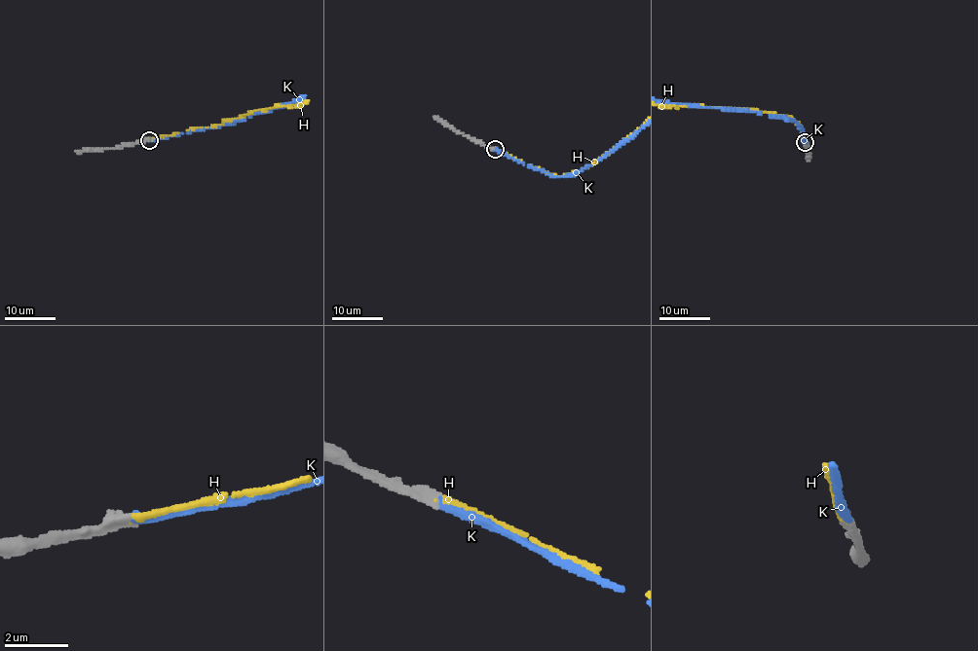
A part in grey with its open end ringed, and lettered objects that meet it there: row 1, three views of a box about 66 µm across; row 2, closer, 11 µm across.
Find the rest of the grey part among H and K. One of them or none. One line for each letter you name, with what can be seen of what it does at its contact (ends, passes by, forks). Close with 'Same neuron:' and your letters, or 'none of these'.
K: It ends there
Same neuron: K

